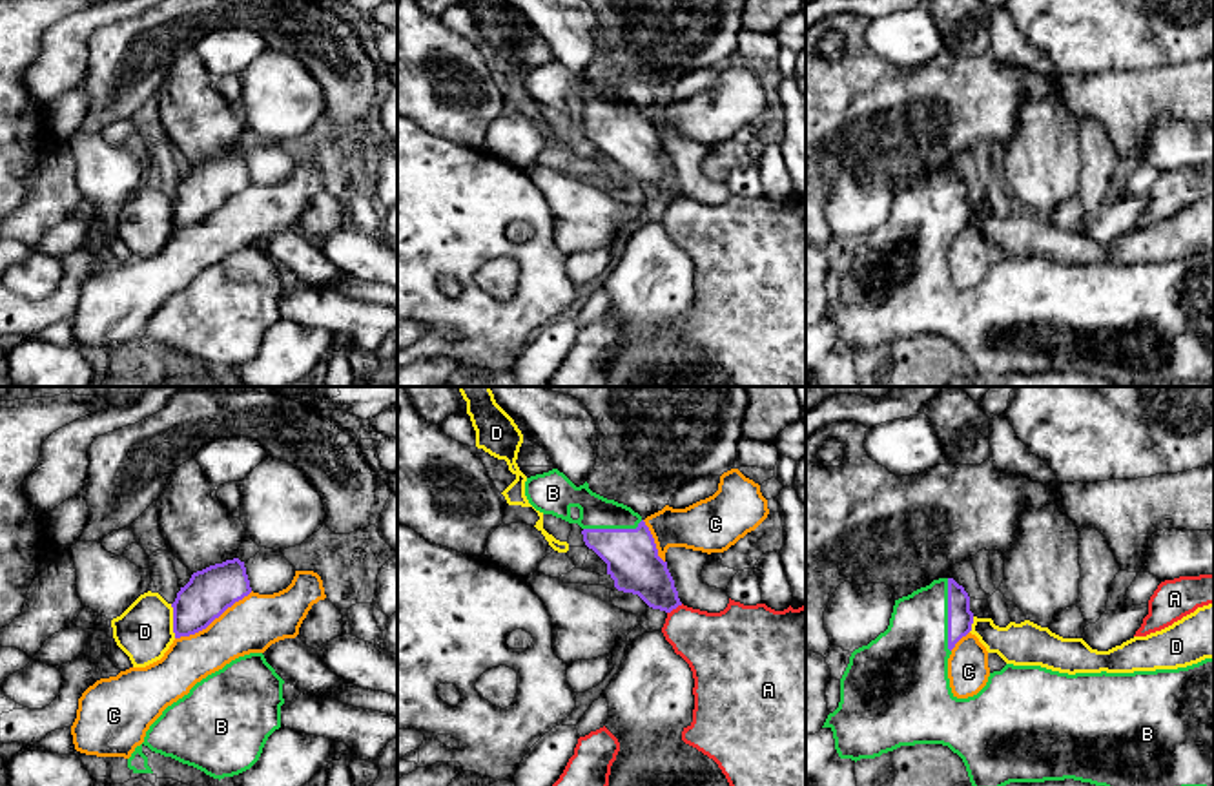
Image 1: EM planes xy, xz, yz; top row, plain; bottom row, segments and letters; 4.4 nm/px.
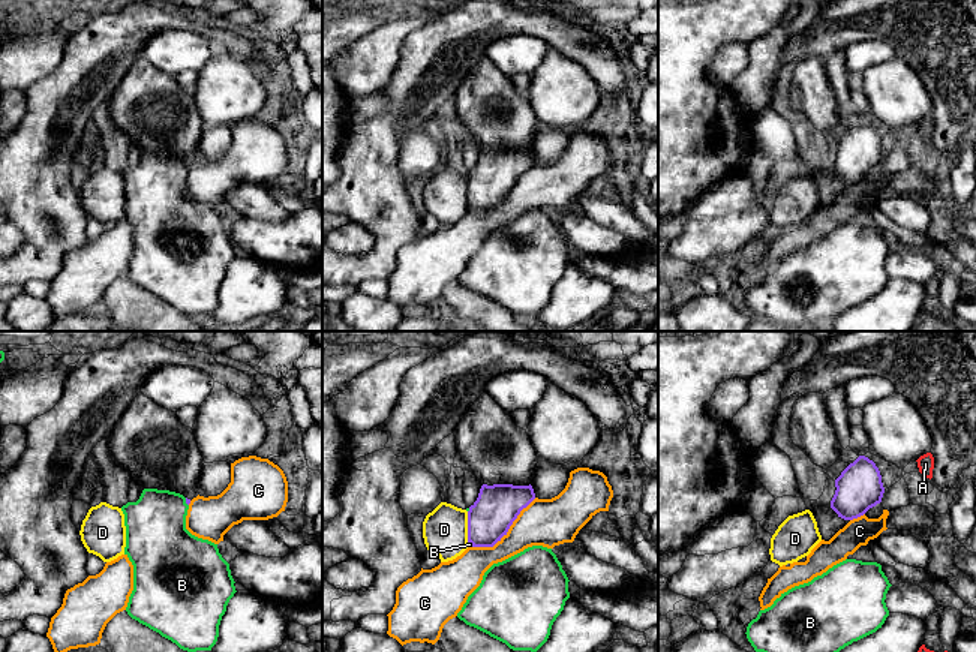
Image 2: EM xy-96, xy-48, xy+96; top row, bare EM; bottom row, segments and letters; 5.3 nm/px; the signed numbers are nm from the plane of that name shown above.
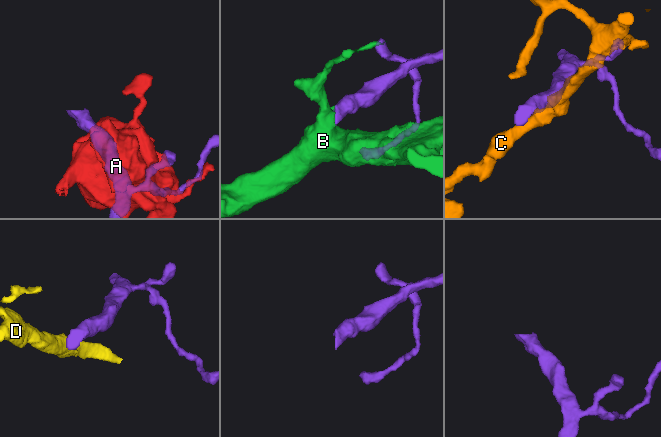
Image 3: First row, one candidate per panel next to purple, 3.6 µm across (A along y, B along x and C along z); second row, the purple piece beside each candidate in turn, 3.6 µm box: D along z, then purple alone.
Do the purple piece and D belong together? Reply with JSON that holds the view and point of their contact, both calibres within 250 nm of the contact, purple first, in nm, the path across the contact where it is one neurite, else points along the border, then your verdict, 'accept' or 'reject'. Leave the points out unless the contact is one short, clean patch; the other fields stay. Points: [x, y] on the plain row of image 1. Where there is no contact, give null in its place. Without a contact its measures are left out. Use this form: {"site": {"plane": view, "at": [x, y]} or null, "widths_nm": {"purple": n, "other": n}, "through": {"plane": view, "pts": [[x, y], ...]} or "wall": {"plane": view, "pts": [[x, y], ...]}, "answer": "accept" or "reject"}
{"site": {"plane": "xy", "at": [174, 212]}, "widths_nm": {"purple": 200, "other": 260}, "wall": {"plane": "xy", "pts": [[170, 196], [175, 228]]}, "answer": "reject"}

